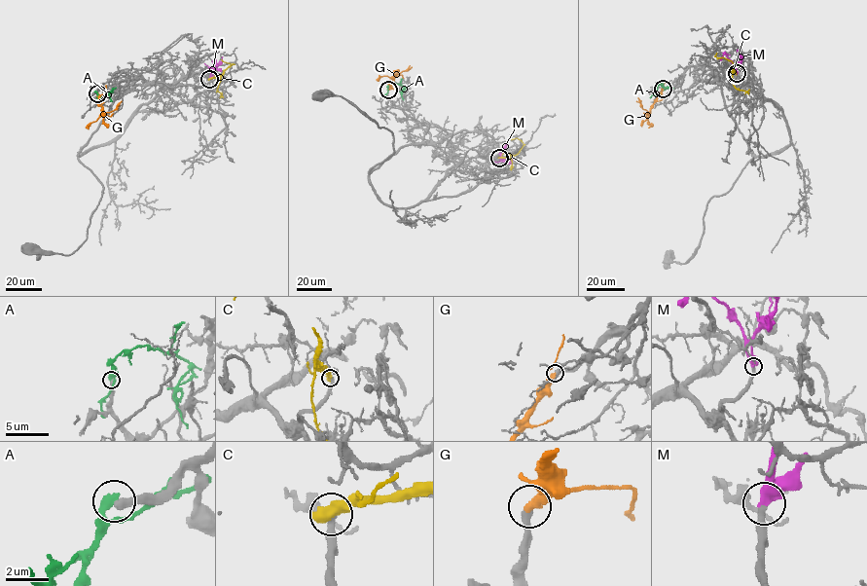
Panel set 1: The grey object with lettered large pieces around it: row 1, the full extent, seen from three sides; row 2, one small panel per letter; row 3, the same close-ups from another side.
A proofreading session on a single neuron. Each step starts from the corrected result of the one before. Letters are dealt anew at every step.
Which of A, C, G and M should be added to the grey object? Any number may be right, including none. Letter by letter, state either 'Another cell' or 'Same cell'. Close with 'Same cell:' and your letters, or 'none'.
A: Another cell
C: Another cell
G: Same cell
M: Same cell
Same cell: G, M

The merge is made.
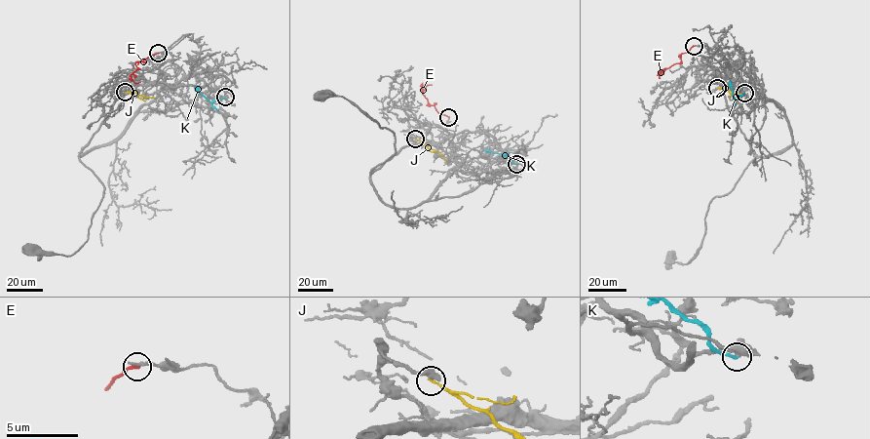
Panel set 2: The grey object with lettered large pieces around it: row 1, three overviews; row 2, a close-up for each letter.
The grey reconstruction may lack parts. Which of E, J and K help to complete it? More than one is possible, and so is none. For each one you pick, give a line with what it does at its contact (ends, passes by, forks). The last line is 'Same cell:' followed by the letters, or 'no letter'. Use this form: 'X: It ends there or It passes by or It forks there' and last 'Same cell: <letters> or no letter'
Same cell: no letter

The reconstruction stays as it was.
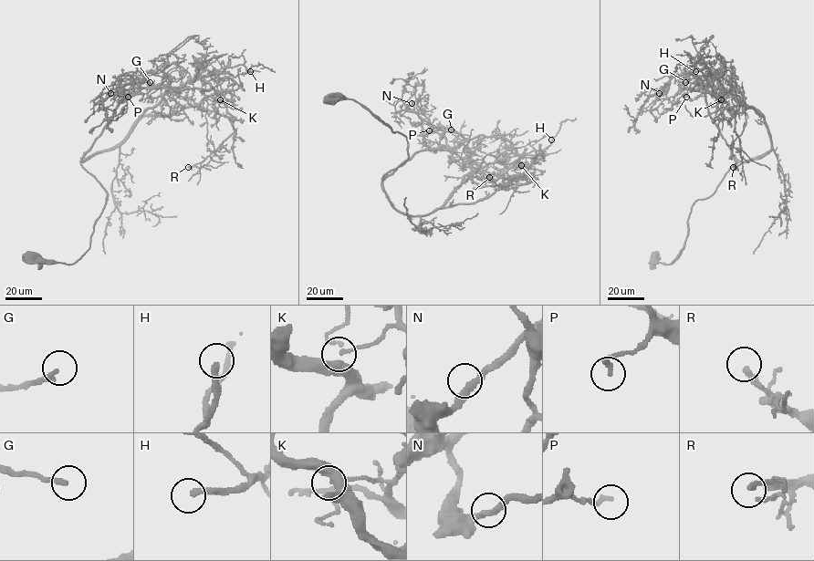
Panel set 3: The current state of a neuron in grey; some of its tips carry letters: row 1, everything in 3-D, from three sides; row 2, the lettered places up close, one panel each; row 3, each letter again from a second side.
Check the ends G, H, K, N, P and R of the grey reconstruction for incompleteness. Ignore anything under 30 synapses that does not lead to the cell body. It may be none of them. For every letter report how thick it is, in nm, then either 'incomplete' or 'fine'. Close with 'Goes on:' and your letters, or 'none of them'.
G: calibre 220 nm; fine
H: calibre 240 nm; incomplete
K: calibre 180 nm; fine
N: calibre 280 nm; fine
P: calibre 190 nm; fine
R: calibre 220 nm; fine
Goes on: H

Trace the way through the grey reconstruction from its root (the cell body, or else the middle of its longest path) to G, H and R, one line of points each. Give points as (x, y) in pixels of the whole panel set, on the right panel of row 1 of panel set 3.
G: (655, 256), (670, 264), (683, 249), (693, 204), (708, 198), (736, 161), (711, 119), (705, 85), (685, 82)
H: (655, 256), (683, 249), (693, 204), (736, 161), (705, 101), (723, 87), (705, 65), (695, 71)
R: (655, 256), (670, 264), (693, 204), (735, 163), (771, 149), (752, 108), (734, 112), (741, 162), (733, 167)

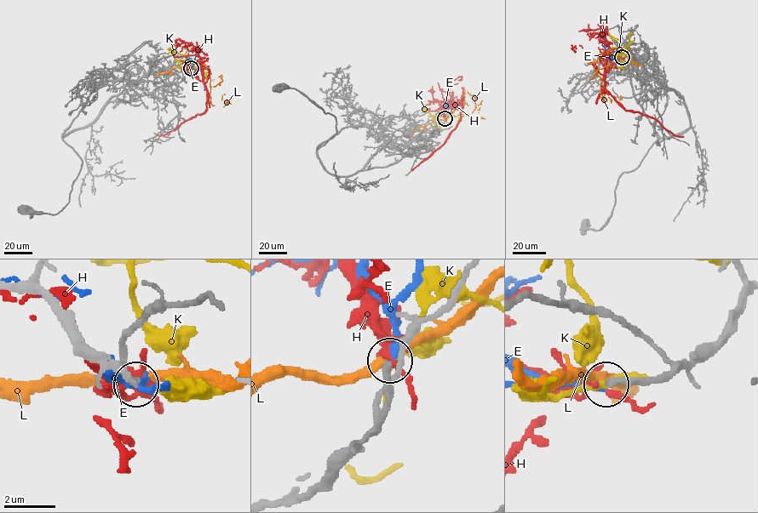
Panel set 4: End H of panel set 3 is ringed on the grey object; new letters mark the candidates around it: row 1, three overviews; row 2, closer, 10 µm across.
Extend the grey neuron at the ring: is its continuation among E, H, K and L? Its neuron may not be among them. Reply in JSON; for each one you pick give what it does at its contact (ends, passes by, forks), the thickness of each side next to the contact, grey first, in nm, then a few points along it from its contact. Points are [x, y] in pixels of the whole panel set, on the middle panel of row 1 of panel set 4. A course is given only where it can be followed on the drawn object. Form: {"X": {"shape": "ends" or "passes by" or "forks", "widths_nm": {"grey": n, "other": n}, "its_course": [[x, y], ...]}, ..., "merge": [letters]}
{"E": {"shape": "ends", "widths_nm": {"grey": 240, "other": 260}, "its_course": [[445, 118], [447, 104], [450, 103]]}, "merge": ["E"]}

